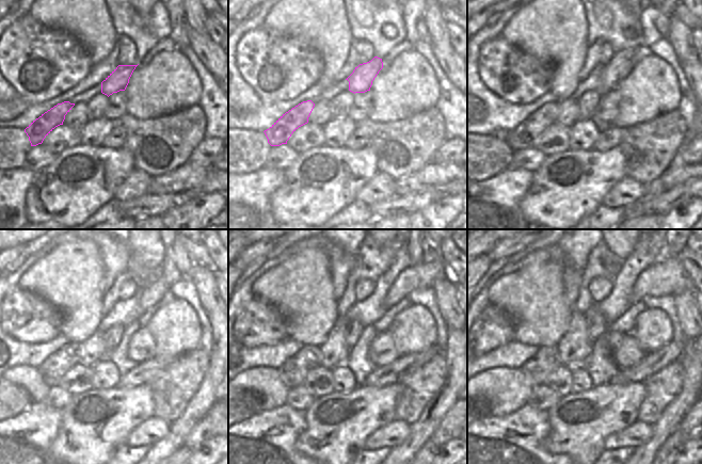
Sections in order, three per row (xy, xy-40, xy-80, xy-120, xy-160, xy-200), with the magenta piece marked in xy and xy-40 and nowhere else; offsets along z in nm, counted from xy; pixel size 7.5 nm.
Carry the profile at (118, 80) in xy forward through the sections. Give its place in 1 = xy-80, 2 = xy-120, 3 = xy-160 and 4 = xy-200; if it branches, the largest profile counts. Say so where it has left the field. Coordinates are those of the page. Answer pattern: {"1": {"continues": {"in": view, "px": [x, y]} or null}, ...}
{"1": {"continues": {"in": "xy-80", "px": [621, 64]}}, "2": {"continues": {"in": "xy-120", "px": [152, 293]}}, "3": {"continues": {"in": "xy-160", "px": [417, 276]}}, "4": {"continues": {"in": "xy-200", "px": [668, 276]}}}

